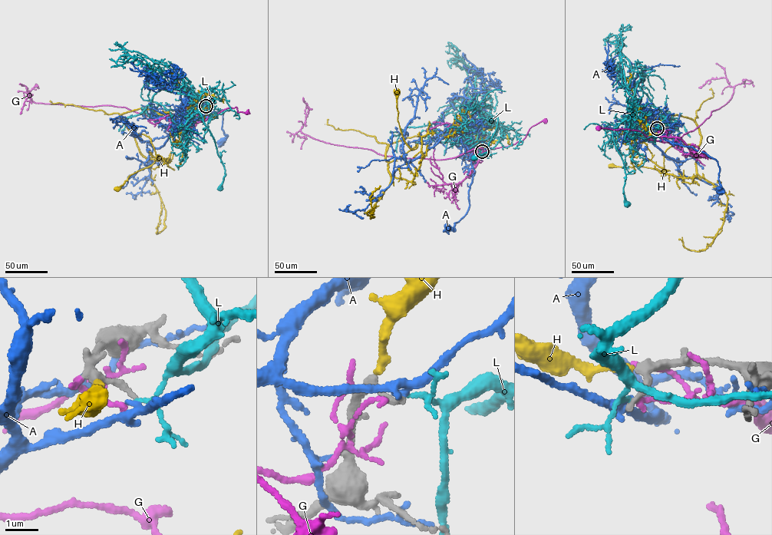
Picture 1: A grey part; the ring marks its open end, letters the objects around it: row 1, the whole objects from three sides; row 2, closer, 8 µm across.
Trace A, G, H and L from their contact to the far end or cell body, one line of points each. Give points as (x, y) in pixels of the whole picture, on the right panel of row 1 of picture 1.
A: (657, 129), (662, 127), (650, 123), (642, 130), (691, 146), (715, 160), (719, 168), (720, 189)
G: (658, 128), (661, 129), (657, 135), (651, 137), (628, 129), (598, 129)
H: (657, 128), (641, 123), (686, 117), (697, 127), (699, 144), (669, 147), (661, 170), (611, 166)
L: (657, 129), (659, 122), (633, 123), (625, 120), (612, 130), (615, 147), (623, 163), (623, 193), (628, 204)

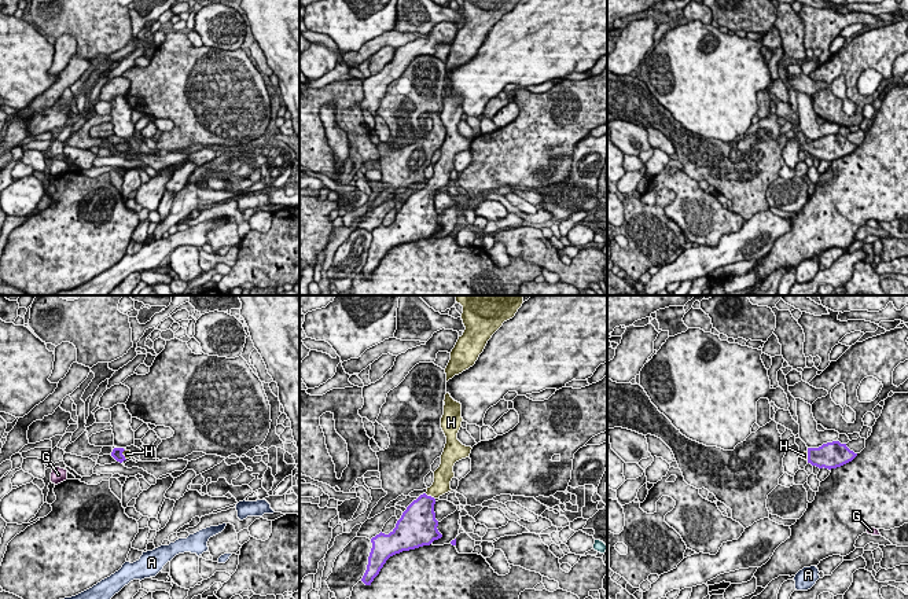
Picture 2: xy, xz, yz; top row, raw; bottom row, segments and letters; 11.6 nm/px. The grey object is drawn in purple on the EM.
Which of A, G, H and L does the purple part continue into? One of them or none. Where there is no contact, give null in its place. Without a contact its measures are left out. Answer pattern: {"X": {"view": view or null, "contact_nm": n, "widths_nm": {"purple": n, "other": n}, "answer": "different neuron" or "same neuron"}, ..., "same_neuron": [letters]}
{"A": {"view": null, "answer": "different neuron"}, "G": {"view": null, "answer": "different neuron"}, "H": {"view": "xz", "contact_nm": 140, "widths_nm": {"purple": 340, "other": 220}, "answer": "same neuron"}, "L": {"view": null, "answer": "different neuron"}, "same_neuron": ["H"]}

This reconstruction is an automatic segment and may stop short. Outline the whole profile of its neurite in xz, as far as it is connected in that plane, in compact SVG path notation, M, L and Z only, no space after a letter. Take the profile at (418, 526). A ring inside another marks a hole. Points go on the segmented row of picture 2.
M449 393L445 394L444 403L441 429L446 437L446 444L441 455L441 464L434 471L434 482L427 488L426 493L420 495L407 507L397 521L396 528L389 534L381 532L371 539L372 548L368 556L367 570L361 578L365 585L371 585L390 556L402 551L430 545L434 540L442 537L437 529L435 500L452 490L453 466L456 462L470 457L473 449L457 440L457 433L463 422L462 404L455 401Z

